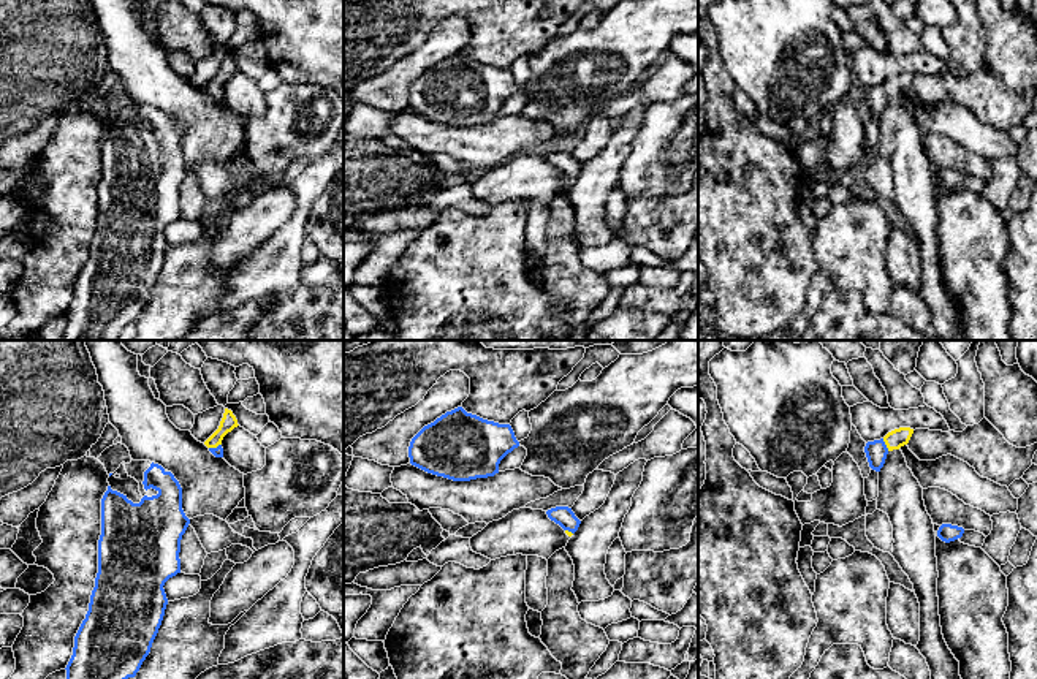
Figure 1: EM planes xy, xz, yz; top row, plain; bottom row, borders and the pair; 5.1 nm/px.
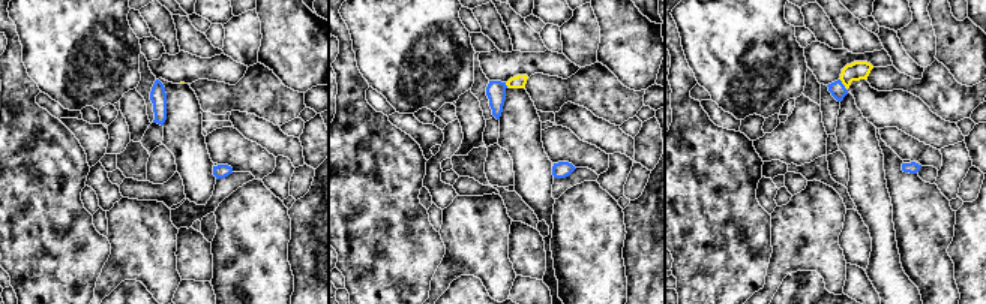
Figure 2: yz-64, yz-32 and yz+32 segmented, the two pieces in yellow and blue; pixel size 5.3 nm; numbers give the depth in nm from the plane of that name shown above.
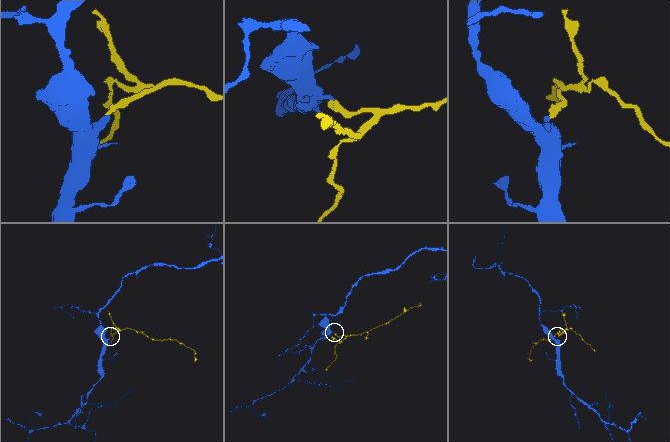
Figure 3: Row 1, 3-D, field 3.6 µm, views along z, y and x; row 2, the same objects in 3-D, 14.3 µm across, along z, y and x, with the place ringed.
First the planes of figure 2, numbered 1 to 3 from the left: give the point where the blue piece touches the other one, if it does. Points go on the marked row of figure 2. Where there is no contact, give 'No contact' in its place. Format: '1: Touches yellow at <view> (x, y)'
1: No contact
2: Touches yellow at yz-32 (506, 84)
3: Touches yellow at yz+32 (842, 83)

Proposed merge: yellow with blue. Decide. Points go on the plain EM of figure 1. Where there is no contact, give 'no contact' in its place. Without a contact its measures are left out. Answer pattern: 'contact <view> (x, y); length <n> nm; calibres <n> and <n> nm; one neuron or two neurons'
contact yz (885, 89); length 70 nm; calibres 90 and 110 nm; one neuron

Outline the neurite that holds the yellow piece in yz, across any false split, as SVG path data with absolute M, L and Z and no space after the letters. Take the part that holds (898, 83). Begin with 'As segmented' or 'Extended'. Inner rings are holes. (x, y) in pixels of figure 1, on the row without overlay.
Extended. M899 73L888 78L883 84L868 87L864 92L864 98L869 108L869 112L876 117L885 109L887 100L893 95L899 95L901 92L907 90L914 74L910 73Z

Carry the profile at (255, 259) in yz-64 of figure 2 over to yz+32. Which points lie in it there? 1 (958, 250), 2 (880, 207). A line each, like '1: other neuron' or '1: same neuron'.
1: other neuron
2: other neuron

